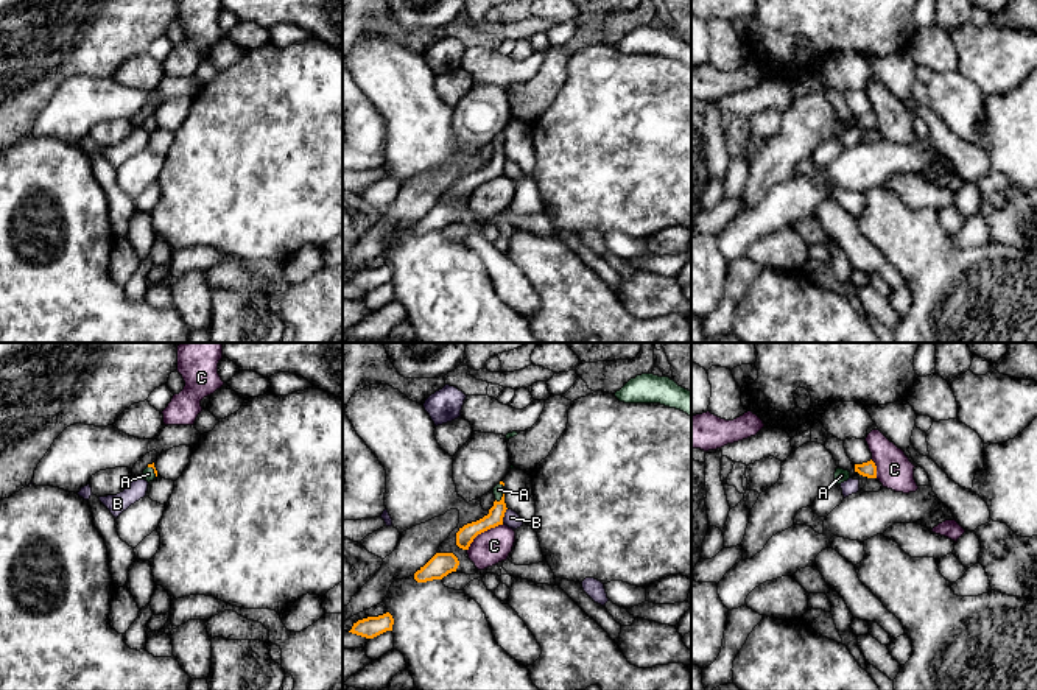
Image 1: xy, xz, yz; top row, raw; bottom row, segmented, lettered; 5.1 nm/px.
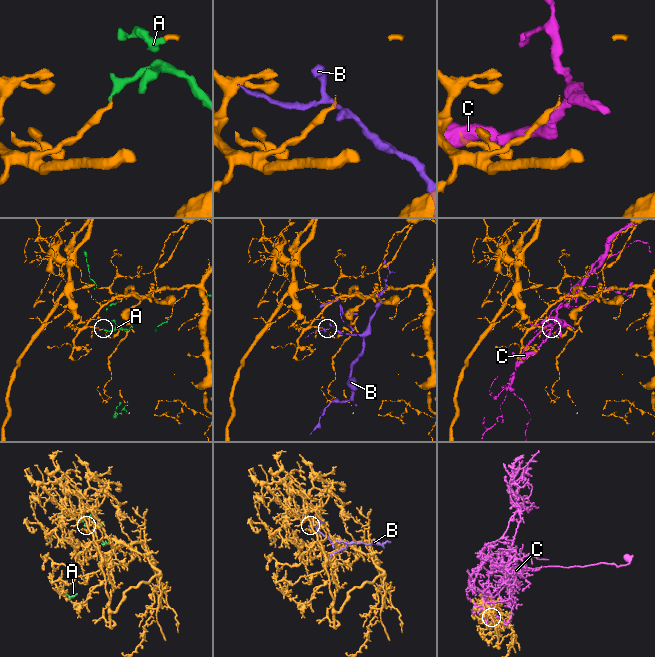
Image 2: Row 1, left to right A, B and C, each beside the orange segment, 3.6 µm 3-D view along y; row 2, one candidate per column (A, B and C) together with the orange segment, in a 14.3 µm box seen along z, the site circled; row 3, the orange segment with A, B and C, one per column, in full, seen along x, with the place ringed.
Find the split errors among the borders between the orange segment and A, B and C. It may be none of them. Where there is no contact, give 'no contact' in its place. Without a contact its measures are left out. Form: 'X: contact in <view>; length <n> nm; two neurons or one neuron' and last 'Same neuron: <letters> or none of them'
A: contact in xz; length 70 nm; two neurons
B: contact in xz; length 80 nm; two neurons
C: contact in xz; length 240 nm; two neurons
Same neuron: none of them

